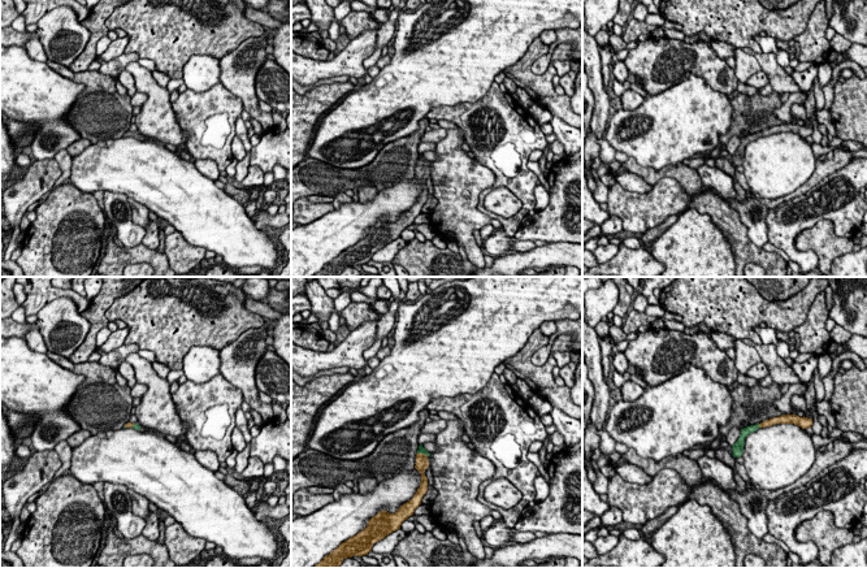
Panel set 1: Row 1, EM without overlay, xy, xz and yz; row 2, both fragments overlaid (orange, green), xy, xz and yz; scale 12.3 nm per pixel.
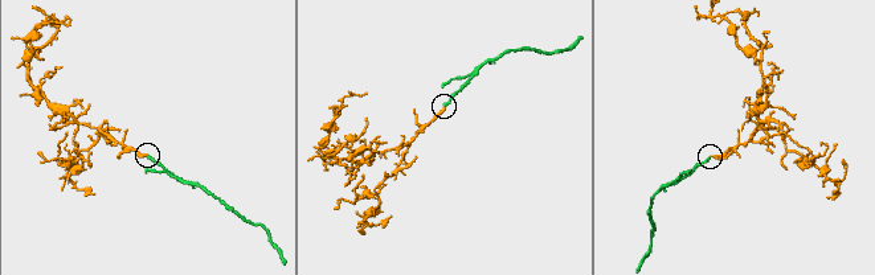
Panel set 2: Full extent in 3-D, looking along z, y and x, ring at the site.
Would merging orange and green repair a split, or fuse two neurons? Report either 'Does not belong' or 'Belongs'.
Belongs

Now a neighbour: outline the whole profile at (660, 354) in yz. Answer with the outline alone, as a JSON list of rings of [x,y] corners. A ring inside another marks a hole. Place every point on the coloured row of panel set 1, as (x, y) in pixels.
[[[647,328],[645,333],[628,343],[624,351],[628,361],[641,369],[641,378],[650,386],[658,386],[669,378],[697,367],[706,372],[714,382],[731,387],[737,381],[737,369],[733,360],[727,354],[720,354],[718,344],[707,334],[686,334],[685,331],[671,330],[667,328]]]

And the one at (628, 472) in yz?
[[[624,463],[614,469],[624,481],[630,484],[647,485],[653,481],[653,477],[646,474],[642,468],[629,463]]]

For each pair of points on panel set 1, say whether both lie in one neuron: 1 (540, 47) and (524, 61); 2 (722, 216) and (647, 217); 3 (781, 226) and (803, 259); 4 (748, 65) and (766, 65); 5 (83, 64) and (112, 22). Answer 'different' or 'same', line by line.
1: same
2: different
3: same
4: different
5: different

